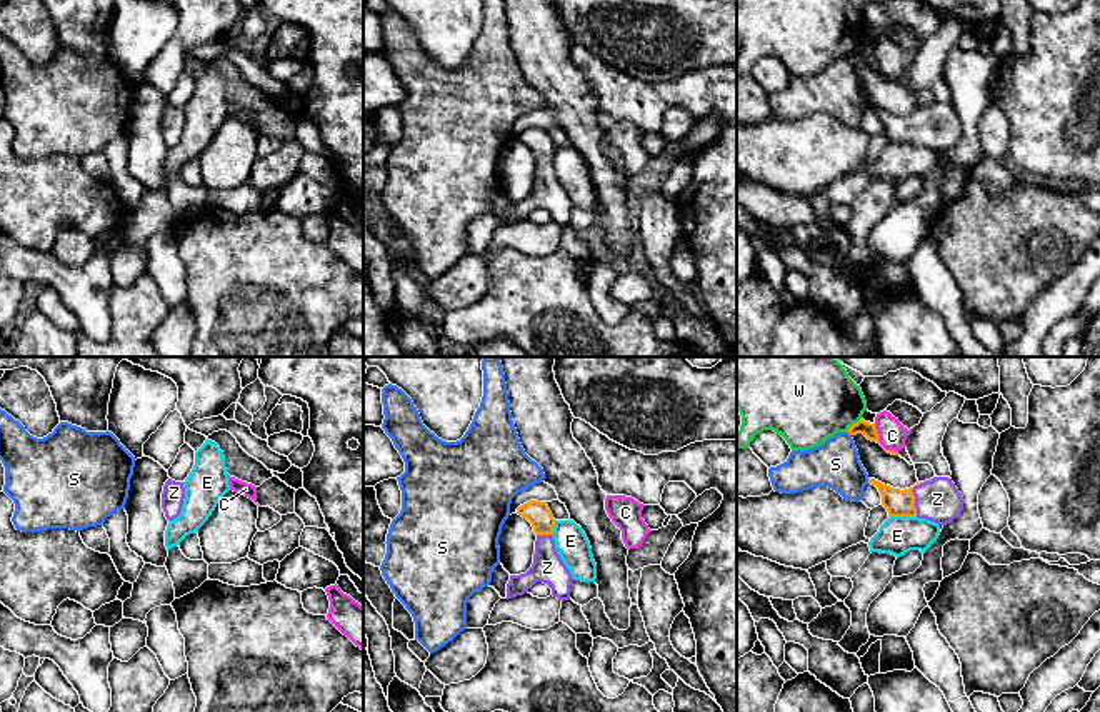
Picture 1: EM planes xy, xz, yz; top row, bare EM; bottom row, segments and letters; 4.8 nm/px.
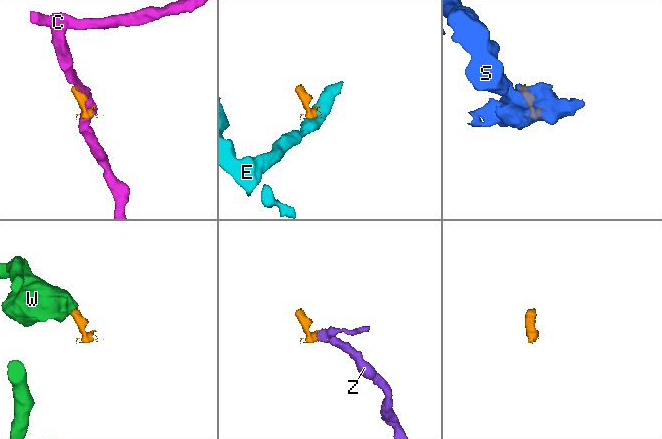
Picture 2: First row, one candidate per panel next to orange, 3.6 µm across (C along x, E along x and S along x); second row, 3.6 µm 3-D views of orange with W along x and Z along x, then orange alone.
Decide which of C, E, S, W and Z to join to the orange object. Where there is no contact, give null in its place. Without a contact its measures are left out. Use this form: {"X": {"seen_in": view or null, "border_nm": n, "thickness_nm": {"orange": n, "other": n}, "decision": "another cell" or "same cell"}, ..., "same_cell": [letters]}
{"C": {"seen_in": "yz", "border_nm": 100, "thickness_nm": {"orange": 70, "other": 140}, "decision": "another cell"}, "E": {"seen_in": "yz", "border_nm": 140, "thickness_nm": {"orange": 130, "other": 190}, "decision": "another cell"}, "S": {"seen_in": "yz", "border_nm": 40, "thickness_nm": {"orange": 70, "other": 240}, "decision": "another cell"}, "W": {"seen_in": "yz", "border_nm": 100, "thickness_nm": {"orange": 70, "other": 420}, "decision": "another cell"}, "Z": {"seen_in": "yz", "border_nm": 170, "thickness_nm": {"orange": 130, "other": 200}, "decision": "same cell"}, "same_cell": ["Z"]}

